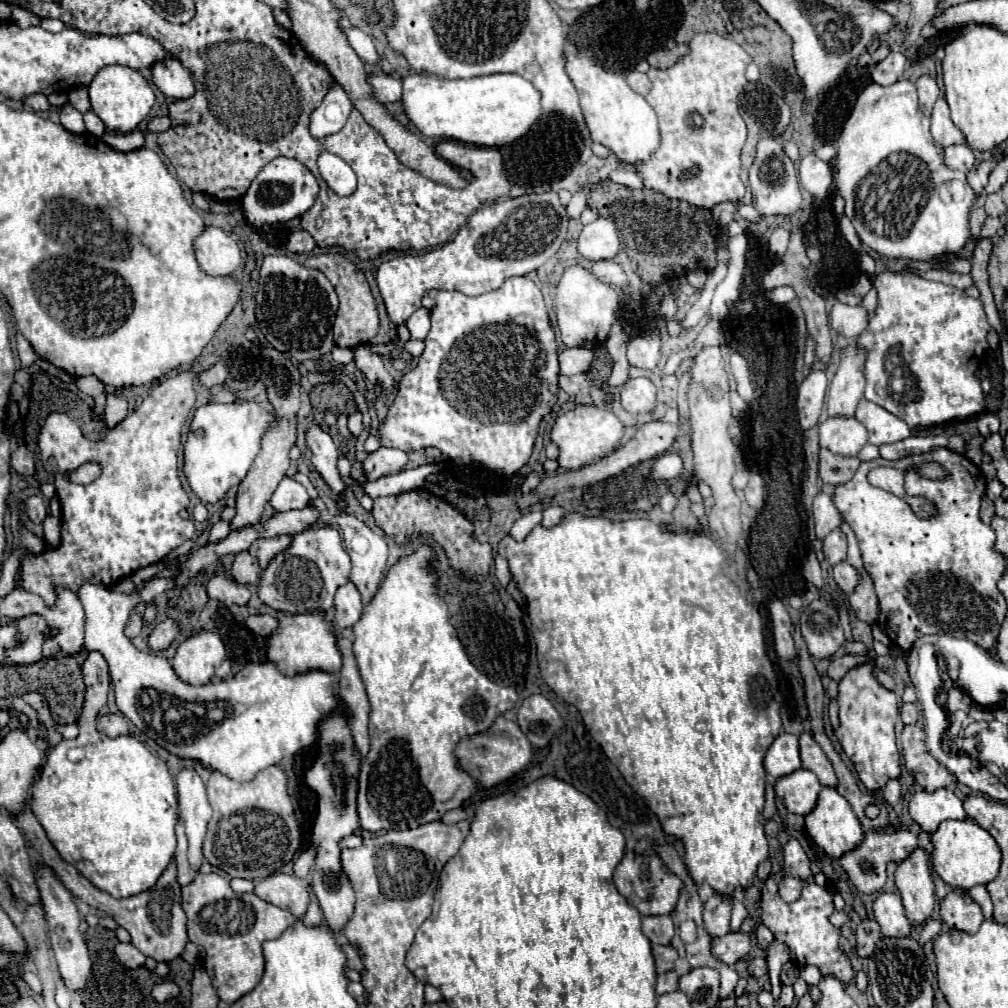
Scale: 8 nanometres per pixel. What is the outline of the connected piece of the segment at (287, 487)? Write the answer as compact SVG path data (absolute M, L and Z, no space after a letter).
M284 476L282 482L278 484L278 488L274 490L270 504L276 512L280 512L280 510L300 510L304 506L310 506L312 498L310 498L308 490L298 480Z

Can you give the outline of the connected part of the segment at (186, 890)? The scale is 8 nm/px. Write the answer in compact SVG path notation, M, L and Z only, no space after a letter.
M196 874L196 878L180 890L182 894L182 910L188 916L188 940L198 946L204 970L212 978L212 984L218 996L226 1004L234 1004L238 998L248 994L264 974L264 956L262 956L262 942L270 938L278 938L296 918L278 906L272 906L260 900L256 894L236 894L228 880L220 874Z

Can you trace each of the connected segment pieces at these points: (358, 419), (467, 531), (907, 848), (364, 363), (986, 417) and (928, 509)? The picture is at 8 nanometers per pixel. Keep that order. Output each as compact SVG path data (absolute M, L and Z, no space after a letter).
M360 410L348 414L348 428L350 428L350 432L352 432L354 436L358 436L358 434L364 430L364 426L362 426L362 412L360 412Z
M422 488L404 492L398 496L376 498L374 506L372 506L372 516L376 520L376 526L382 528L388 536L392 536L398 544L404 544L408 536L418 536L424 532L432 534L434 540L444 546L444 550L456 570L462 570L466 576L476 574L480 580L484 580L488 576L488 568L492 564L492 546L476 542L472 538L472 532L474 532L472 522L466 520L456 508L452 508L442 498L436 498Z
M896 830L892 834L890 832L866 832L864 842L856 850L844 854L840 858L840 864L848 872L850 880L854 882L854 886L862 894L872 894L872 892L878 892L884 886L886 864L890 860L906 860L918 846L920 846L918 836L912 834L912 832L908 832L908 830Z
M360 344L360 346L356 346L352 352L354 352L354 364L356 364L356 368L358 368L370 382L382 386L384 392L390 392L392 386L394 386L394 382L392 382L392 376L388 374L388 370L384 368L380 354L372 352L372 350L370 350L370 344Z
M980 414L978 416L978 430L984 438L996 434L998 428L1000 428L1000 420L998 420L996 414Z
M906 496L906 502L912 506L912 512L918 518L932 518L932 516L936 516L936 506L928 498L922 498L922 496Z

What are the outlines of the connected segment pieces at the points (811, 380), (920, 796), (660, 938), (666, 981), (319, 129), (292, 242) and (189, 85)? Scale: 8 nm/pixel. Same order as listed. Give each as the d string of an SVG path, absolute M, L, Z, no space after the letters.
M812 372L798 388L798 418L800 428L808 430L816 426L822 404L824 404L824 392L828 386L826 372Z
M936 790L936 792L916 792L908 804L910 816L920 824L922 830L934 834L936 828L950 818L966 820L966 810L962 806L962 798L958 798L952 790Z
M646 916L642 918L642 932L652 944L670 944L674 936L674 924L670 916Z
M674 970L660 974L658 984L656 984L656 994L666 994L666 992L678 990L678 980L680 980L680 976Z
M332 82L322 104L310 114L310 134L322 140L324 136L340 132L352 108L354 104L352 104L350 94L338 82Z
M306 230L292 232L288 236L288 244L286 244L286 248L290 252L296 252L296 254L308 254L308 252L312 252L314 246L316 246L316 242L314 242L314 238Z
M178 60L176 62L164 62L164 66L156 66L152 70L154 84L168 96L176 100L186 100L196 94L194 76L188 68L184 68Z

